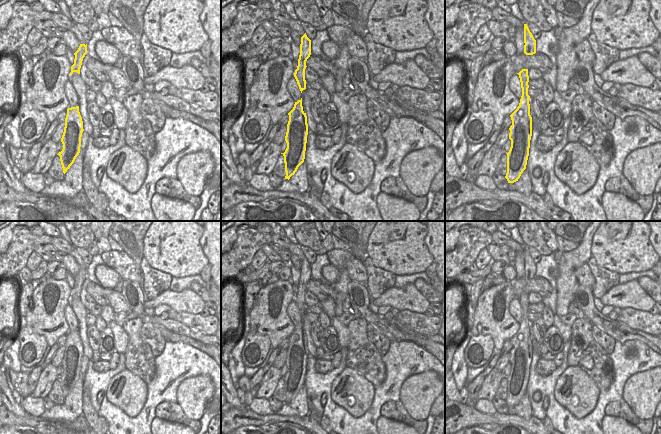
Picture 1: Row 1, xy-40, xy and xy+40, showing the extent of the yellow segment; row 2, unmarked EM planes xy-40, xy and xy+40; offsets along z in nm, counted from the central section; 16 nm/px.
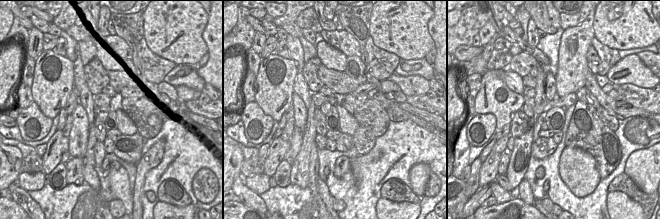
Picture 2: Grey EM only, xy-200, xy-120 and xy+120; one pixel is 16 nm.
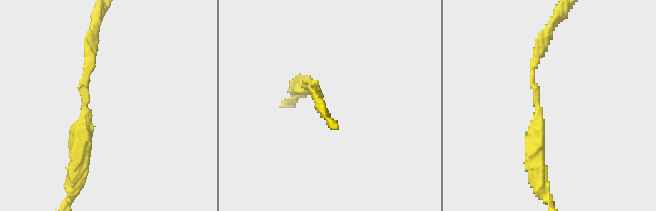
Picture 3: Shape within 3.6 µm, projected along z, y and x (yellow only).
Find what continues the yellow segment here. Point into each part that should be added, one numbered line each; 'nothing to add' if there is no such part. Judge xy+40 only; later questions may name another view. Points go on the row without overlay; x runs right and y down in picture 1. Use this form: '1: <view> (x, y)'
nothing to add

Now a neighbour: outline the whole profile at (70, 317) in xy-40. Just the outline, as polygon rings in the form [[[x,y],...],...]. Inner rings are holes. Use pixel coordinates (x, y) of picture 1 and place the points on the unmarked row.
[[[70,304],[65,307],[64,315],[69,326],[69,332],[78,330],[78,320]]]

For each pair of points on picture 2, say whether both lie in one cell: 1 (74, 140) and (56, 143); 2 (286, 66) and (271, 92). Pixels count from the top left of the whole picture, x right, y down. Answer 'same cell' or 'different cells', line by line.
1: different cells
2: same cell

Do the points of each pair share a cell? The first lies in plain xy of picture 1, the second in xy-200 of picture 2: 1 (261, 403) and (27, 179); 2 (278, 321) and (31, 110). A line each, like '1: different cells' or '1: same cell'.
1: same cell
2: different cells

